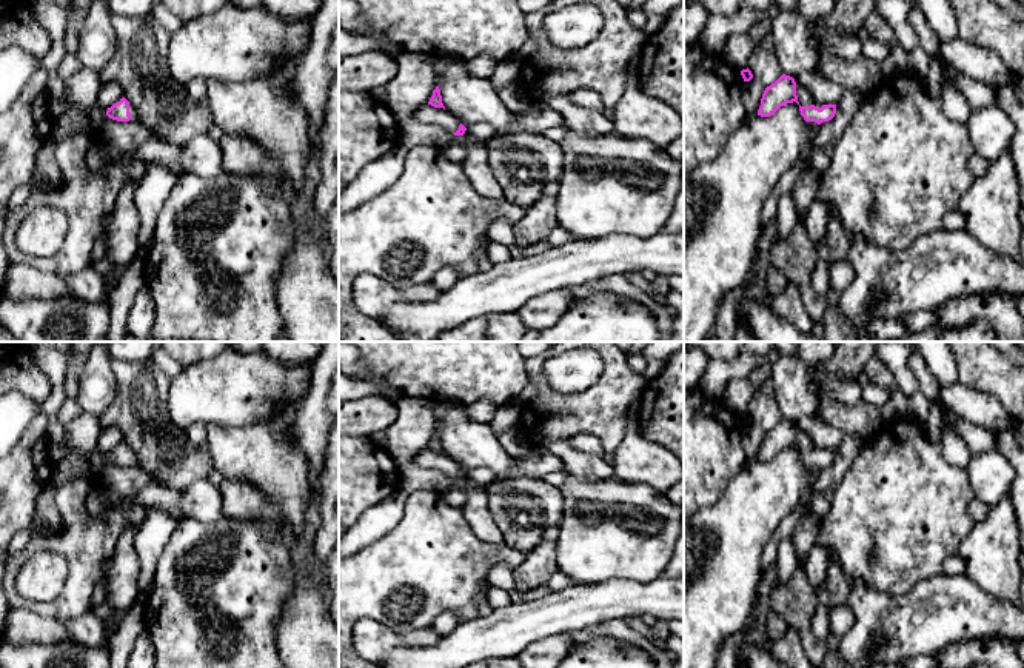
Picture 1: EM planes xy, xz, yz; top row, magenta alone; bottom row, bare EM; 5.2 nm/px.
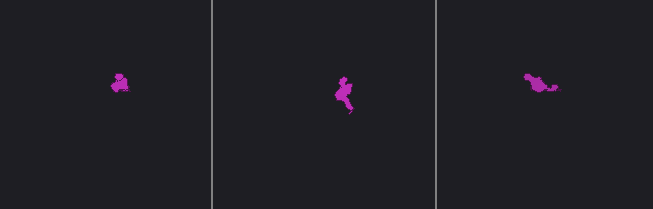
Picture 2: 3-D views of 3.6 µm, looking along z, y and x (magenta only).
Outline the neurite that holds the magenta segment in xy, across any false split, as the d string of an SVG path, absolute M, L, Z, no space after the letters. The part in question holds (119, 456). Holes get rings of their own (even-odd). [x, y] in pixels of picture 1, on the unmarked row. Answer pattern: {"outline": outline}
{"outline": "M125 442L108 454L103 454L99 449L94 449L89 454L66 451L65 459L55 466L54 479L57 485L71 480L75 473L100 479L100 474L108 463L117 466L139 466L139 457Z"}

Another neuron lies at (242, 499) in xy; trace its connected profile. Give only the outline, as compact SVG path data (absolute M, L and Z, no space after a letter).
M223 479L219 485L223 497L222 516L226 519L259 519L263 514L265 496L242 479Z

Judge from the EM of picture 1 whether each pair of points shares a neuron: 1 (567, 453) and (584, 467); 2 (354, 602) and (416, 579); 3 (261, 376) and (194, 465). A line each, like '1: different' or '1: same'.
1: same
2: same
3: different

